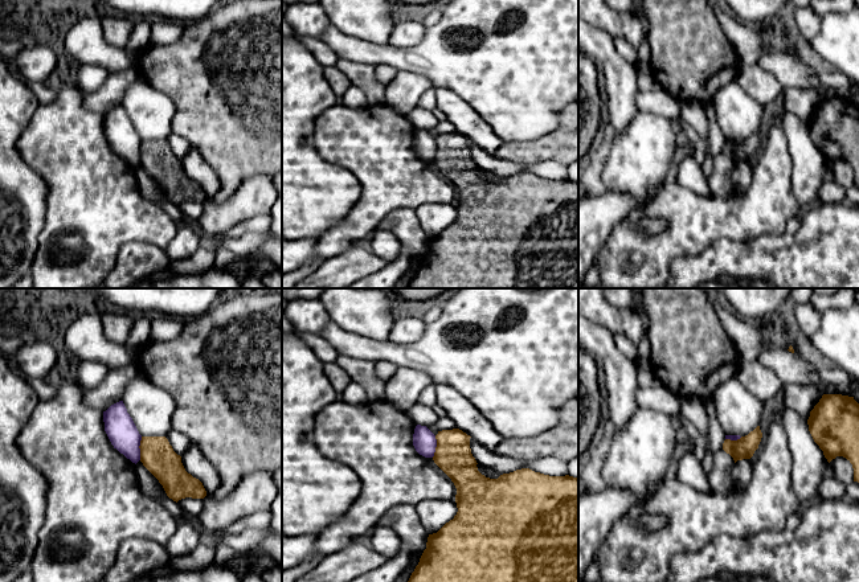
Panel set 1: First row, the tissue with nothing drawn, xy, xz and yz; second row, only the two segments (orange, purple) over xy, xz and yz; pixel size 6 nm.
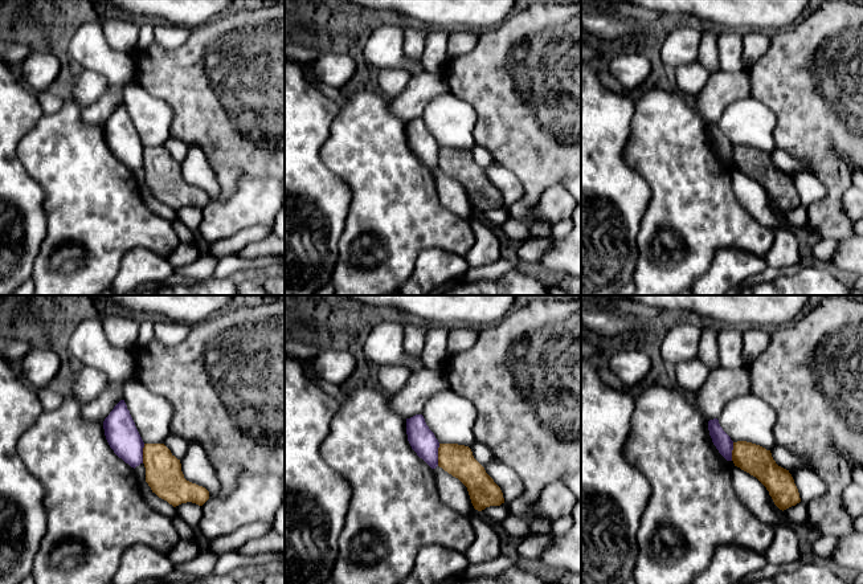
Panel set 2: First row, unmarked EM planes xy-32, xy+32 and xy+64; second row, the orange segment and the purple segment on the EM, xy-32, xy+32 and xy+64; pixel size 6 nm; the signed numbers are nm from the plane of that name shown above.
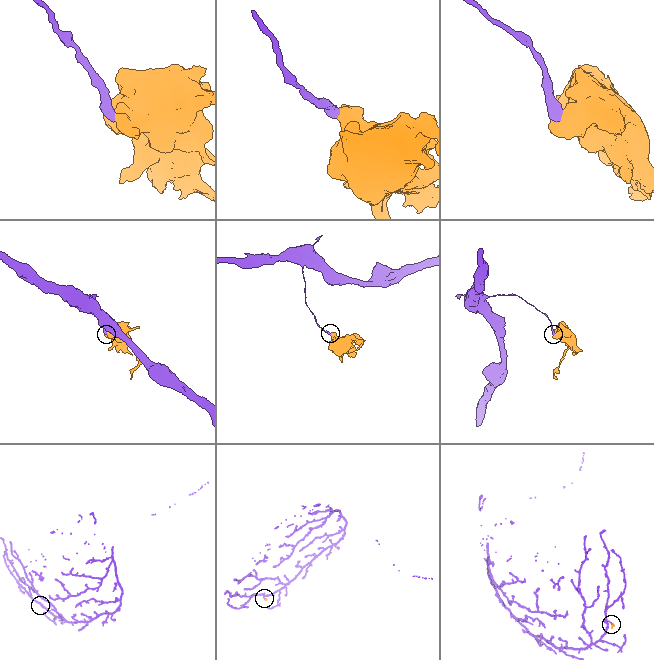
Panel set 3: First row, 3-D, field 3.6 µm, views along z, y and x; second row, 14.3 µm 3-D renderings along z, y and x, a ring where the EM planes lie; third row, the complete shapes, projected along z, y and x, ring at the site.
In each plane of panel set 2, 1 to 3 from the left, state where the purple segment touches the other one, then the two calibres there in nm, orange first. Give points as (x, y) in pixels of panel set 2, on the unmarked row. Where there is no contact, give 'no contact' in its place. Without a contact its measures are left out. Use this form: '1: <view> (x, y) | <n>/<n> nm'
1: xy-32 (143, 156) | 220/190 nm
2: xy+32 (438, 158) | 190/160 nm
3: xy+64 (732, 155) | 180/110 nm

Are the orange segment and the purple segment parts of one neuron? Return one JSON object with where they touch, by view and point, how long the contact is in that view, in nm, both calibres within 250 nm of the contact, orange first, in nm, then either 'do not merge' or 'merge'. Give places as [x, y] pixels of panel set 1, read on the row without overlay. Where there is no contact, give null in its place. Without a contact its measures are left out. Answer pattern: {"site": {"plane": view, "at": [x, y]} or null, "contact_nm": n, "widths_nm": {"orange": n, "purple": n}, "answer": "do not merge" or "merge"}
{"site": {"plane": "xy", "at": [139, 151]}, "contact_nm": 140, "widths_nm": {"orange": 200, "purple": 180}, "answer": "do not merge"}

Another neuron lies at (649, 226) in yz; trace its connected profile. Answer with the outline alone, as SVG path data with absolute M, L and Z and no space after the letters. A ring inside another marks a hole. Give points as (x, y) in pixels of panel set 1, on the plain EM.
M642 218L637 228L646 235L654 235L664 230L667 228L667 222L659 221L658 218Z

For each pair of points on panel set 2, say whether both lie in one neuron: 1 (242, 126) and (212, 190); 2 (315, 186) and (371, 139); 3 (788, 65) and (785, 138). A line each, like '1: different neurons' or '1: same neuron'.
1: different neurons
2: different neurons
3: same neuron

